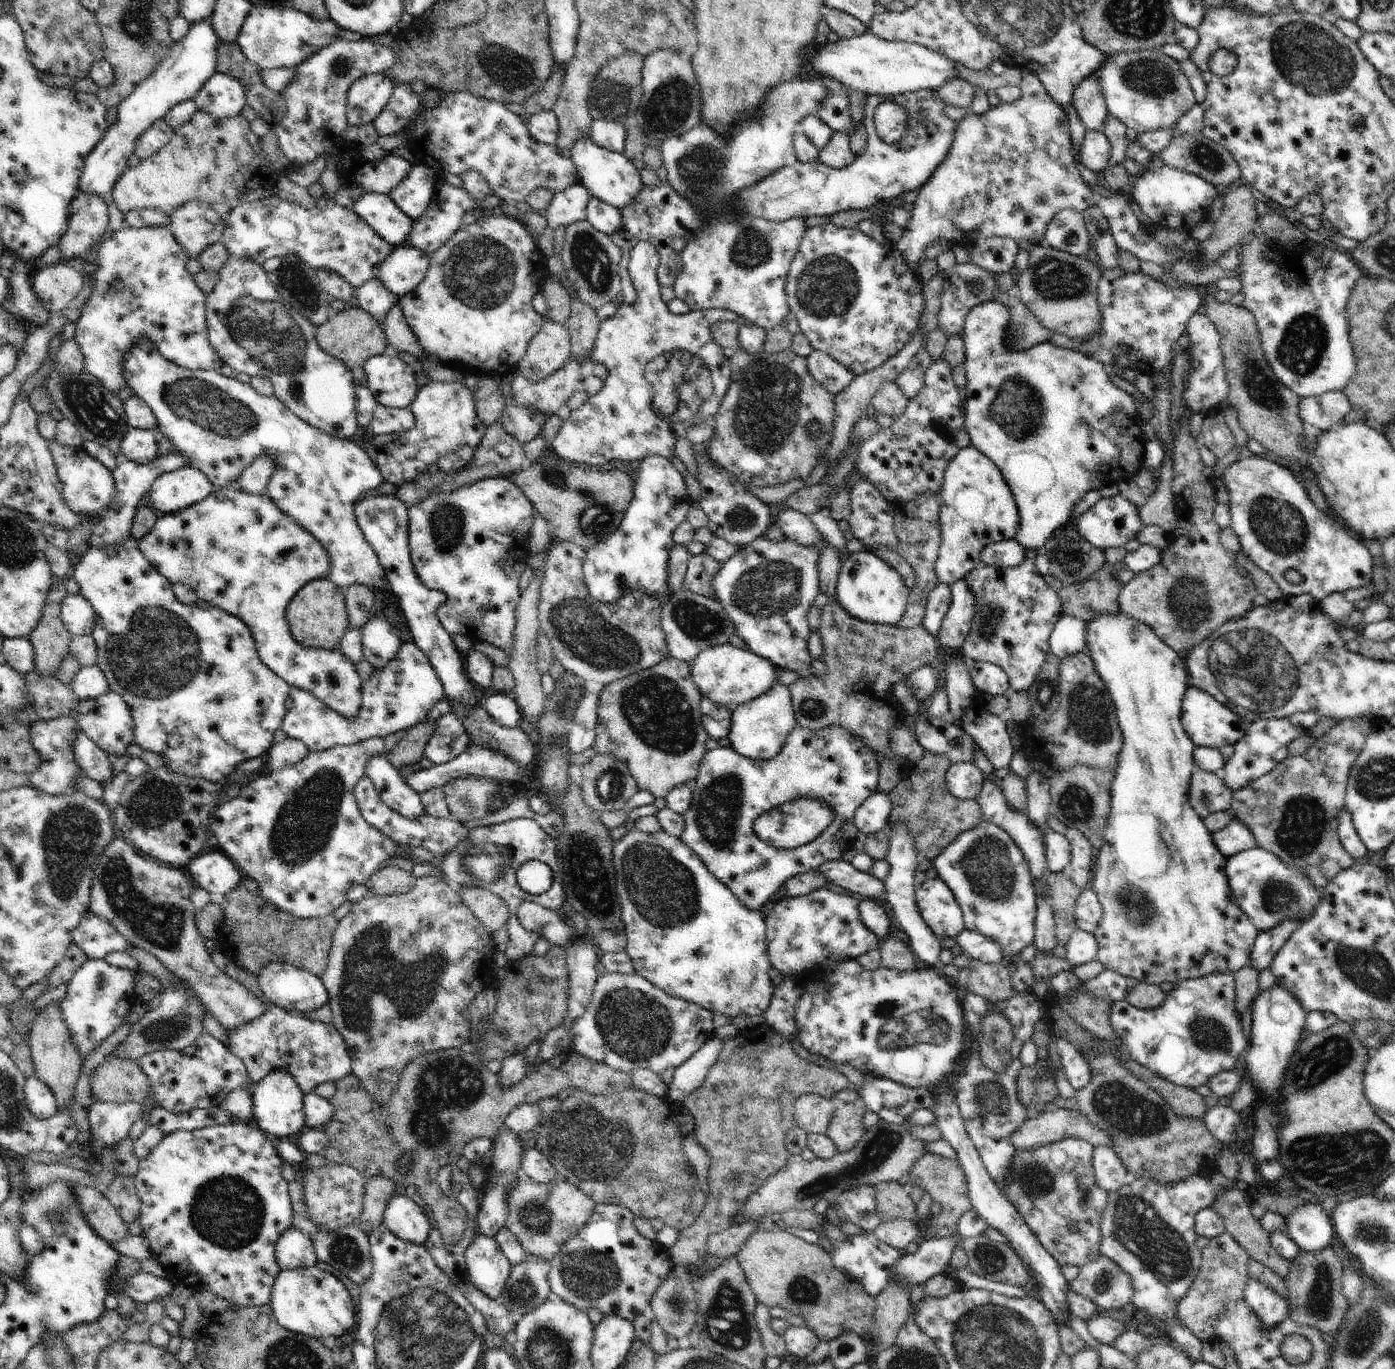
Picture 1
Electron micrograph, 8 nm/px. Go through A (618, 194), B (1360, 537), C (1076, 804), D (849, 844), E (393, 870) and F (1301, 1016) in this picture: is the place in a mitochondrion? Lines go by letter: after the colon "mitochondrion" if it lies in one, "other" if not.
A: other
B: other
C: mitochondrion
D: other
E: other
F: other

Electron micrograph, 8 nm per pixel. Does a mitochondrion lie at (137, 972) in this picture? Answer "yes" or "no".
no

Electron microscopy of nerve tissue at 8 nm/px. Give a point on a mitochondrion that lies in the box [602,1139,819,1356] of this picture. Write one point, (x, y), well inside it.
(726, 1323)

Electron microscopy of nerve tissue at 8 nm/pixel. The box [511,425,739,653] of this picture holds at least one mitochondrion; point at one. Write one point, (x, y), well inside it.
(595, 516)

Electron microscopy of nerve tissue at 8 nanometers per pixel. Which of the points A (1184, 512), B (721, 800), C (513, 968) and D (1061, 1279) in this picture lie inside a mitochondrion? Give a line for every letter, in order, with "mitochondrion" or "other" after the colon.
A: other
B: mitochondrion
C: other
D: other

